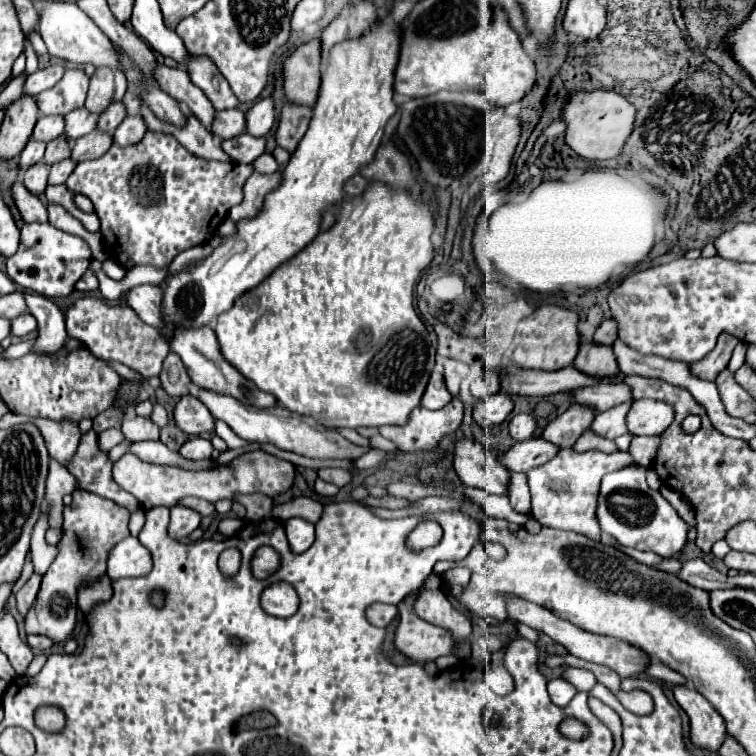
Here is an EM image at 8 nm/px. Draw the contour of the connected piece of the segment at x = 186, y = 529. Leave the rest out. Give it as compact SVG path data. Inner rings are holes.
M180 504L172 506L170 508L170 528L168 528L170 536L176 538L176 540L186 538L192 530L198 528L200 518L202 516L192 508L186 508L186 506L180 506Z

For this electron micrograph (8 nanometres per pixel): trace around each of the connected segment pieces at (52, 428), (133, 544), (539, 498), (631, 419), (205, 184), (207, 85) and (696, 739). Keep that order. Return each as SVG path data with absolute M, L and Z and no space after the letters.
M32 418L32 422L40 426L50 456L66 466L76 452L78 440L82 436L78 422L52 422L48 418Z
M128 536L112 548L108 558L110 580L122 576L146 576L150 570L152 570L152 556L140 544L138 538Z
M558 450L558 454L542 466L536 466L526 472L528 488L532 494L532 516L548 528L574 530L588 538L600 540L600 528L596 520L596 500L600 490L600 480L604 474L612 470L620 470L624 466L636 466L634 458L628 452L576 452L576 450Z
M636 400L628 414L628 432L636 436L662 434L674 418L672 406L660 400Z
M146 132L146 136L136 146L122 148L112 144L112 148L98 160L76 164L74 172L66 180L66 188L72 194L84 194L92 200L94 212L102 222L104 252L110 260L118 262L124 270L140 264L166 268L170 266L172 258L180 254L180 250L200 246L216 234L218 226L228 218L228 210L242 202L242 188L252 172L252 164L204 162L202 158L188 154L188 150L184 150L174 136Z
M188 54L188 70L192 82L206 94L216 110L236 108L240 102L234 98L228 80L216 70L216 64L210 58L192 58Z
M676 686L674 698L690 718L690 742L696 748L718 752L726 738L724 718L692 686Z

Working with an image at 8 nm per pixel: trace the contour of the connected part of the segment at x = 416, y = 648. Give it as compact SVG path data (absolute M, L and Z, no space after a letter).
M404 598L400 602L400 624L394 632L394 646L416 662L428 662L452 654L454 640L450 632L420 620L414 612L410 612L408 602L412 600Z

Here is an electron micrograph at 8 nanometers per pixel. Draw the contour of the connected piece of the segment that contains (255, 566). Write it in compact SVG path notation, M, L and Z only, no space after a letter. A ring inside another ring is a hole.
M270 546L260 547L252 559L251 568L256 578L268 578L280 566L280 556Z

